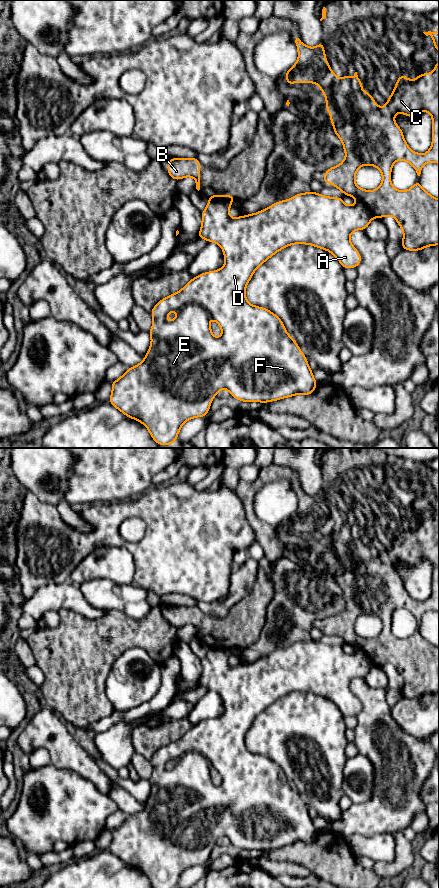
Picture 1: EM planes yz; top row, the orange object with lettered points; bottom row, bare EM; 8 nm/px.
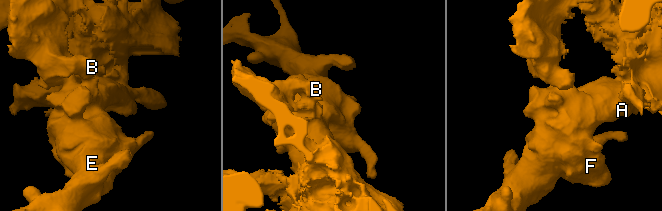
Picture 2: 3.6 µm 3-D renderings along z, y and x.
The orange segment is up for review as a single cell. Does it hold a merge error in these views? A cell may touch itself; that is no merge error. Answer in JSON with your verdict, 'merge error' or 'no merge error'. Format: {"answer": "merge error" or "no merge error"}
{"answer": "merge error"}

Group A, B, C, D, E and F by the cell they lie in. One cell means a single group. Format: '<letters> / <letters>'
A D E F / B C

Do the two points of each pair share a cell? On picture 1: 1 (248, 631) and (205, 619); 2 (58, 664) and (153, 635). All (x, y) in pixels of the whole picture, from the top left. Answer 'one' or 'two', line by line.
1: one
2: one

